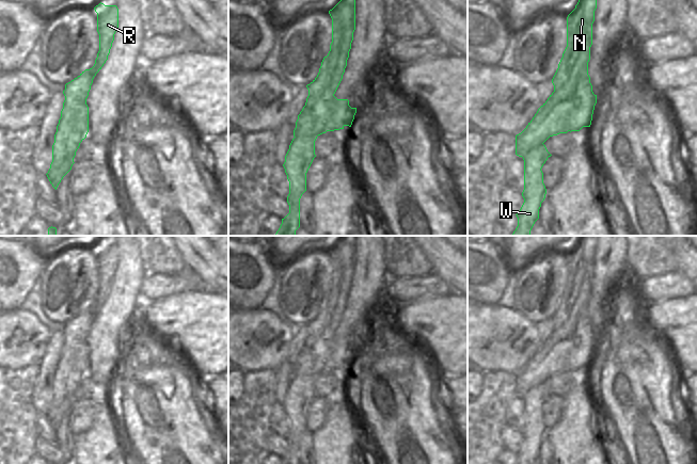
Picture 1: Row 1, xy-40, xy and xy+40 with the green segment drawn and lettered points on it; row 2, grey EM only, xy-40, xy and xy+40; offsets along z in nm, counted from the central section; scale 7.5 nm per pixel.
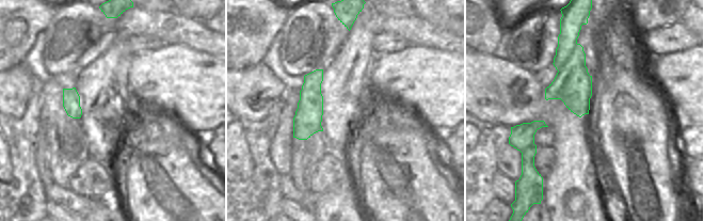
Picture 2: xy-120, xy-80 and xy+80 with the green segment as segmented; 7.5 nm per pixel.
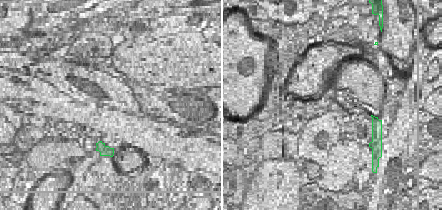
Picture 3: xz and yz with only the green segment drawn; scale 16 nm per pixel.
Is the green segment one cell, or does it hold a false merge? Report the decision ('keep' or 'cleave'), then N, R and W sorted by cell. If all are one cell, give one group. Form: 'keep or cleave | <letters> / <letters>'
cleave | N W / R

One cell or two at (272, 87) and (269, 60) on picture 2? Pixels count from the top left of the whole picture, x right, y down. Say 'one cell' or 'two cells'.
two cells

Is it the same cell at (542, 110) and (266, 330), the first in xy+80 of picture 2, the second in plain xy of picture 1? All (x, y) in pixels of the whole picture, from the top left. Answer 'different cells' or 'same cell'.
same cell

